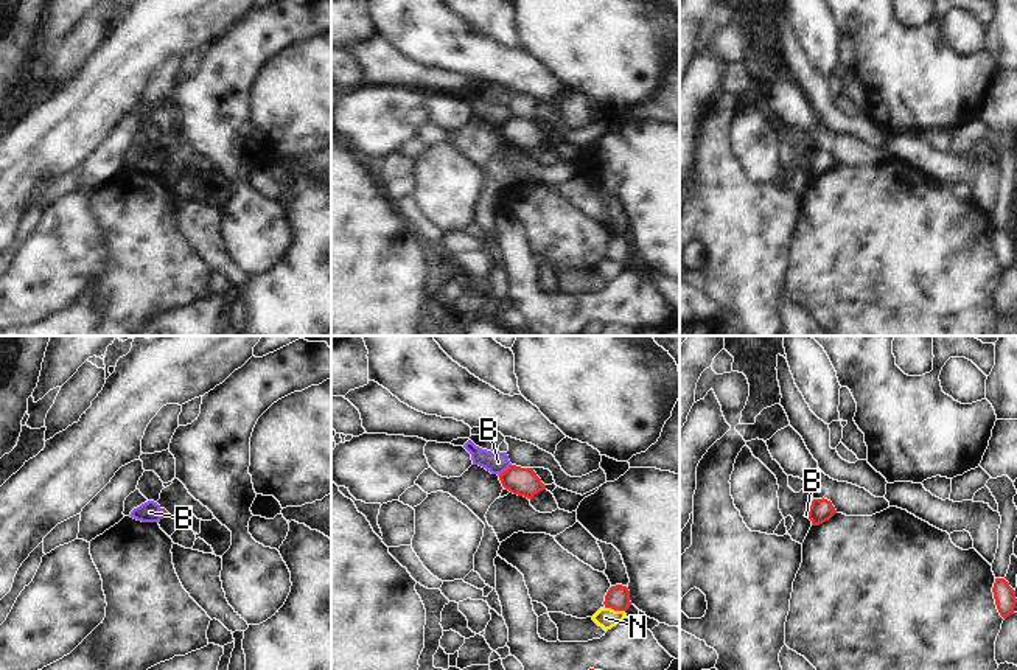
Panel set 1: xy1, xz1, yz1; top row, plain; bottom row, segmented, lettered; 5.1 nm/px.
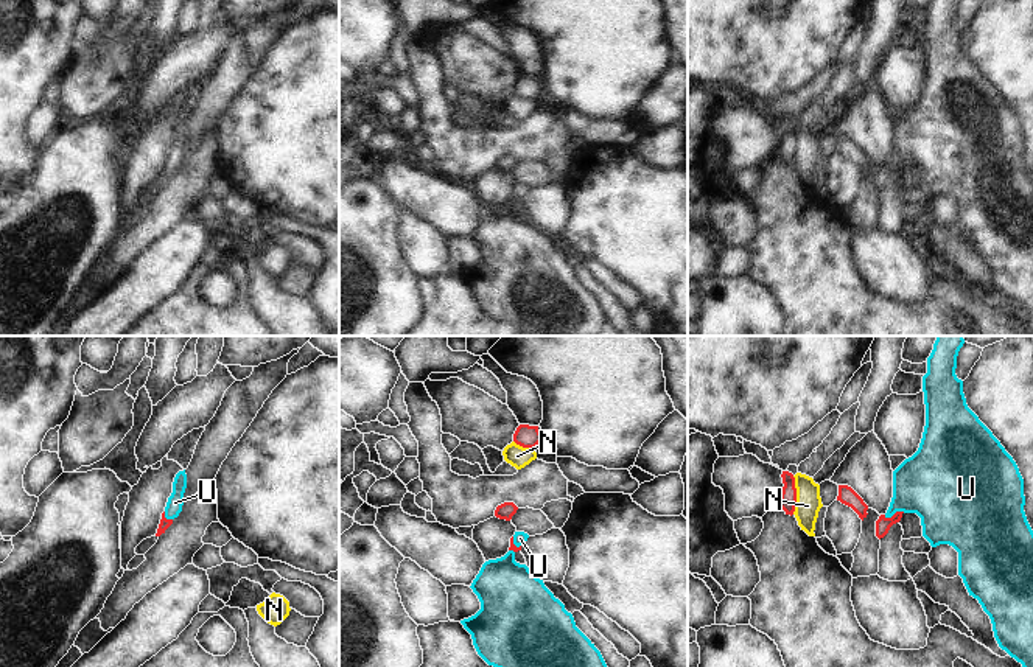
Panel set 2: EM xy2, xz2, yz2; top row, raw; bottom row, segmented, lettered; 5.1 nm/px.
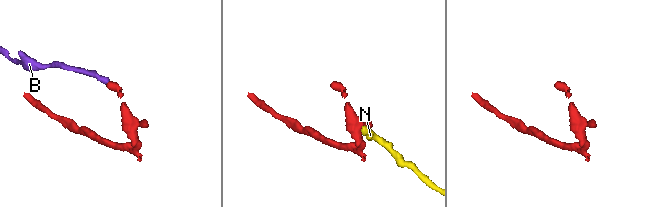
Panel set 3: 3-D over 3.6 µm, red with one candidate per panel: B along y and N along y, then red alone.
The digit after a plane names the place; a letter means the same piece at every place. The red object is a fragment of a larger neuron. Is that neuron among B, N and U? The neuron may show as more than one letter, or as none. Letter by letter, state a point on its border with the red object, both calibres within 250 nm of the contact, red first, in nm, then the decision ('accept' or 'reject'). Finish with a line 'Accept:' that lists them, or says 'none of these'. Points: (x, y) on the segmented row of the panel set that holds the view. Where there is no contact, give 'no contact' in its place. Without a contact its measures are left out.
B: xz1 (506, 470) | 140/110 nm | reject
N: yz2 (795, 495) | 90/130 nm | reject
U: yz2 (895, 513) | 80/360 nm | accept
Accept: U

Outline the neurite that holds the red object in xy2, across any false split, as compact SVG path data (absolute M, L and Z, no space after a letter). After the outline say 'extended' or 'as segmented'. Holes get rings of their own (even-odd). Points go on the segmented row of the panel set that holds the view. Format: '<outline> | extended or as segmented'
M184 470L184 471L179 471L174 477L173 493L168 498L165 512L162 513L162 519L156 536L160 536L162 533L165 533L165 530L173 524L173 519L177 518L179 513L182 512L185 488L187 488L187 474Z | extended

